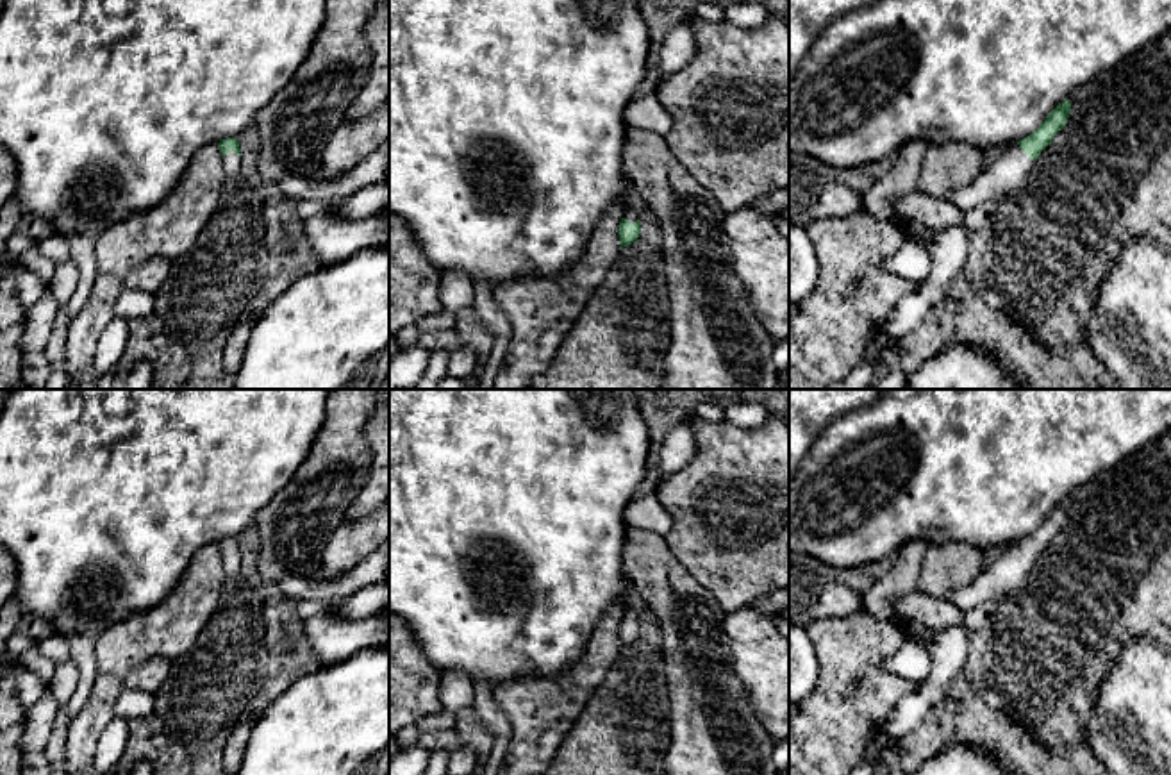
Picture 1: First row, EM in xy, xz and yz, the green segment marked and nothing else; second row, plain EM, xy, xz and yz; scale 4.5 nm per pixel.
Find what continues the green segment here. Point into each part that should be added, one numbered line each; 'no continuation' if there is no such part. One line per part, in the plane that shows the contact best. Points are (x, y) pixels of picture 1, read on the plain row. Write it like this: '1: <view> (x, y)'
no continuation

